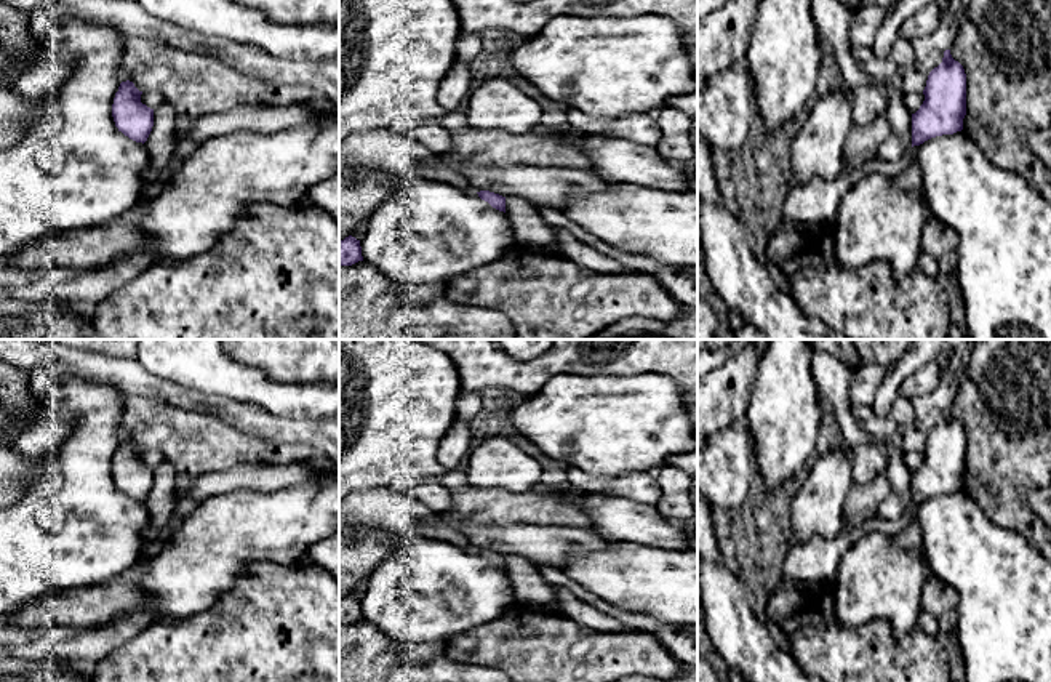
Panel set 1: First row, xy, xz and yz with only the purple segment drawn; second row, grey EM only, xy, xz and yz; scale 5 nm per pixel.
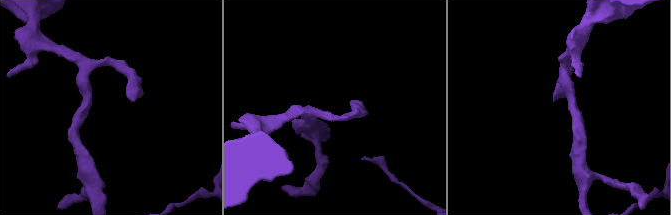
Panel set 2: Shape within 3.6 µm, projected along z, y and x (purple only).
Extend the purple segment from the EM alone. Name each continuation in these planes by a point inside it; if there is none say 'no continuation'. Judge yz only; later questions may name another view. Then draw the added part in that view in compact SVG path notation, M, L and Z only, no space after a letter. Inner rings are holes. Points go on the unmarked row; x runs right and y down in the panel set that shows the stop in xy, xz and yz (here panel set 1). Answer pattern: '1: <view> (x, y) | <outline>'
no continuation

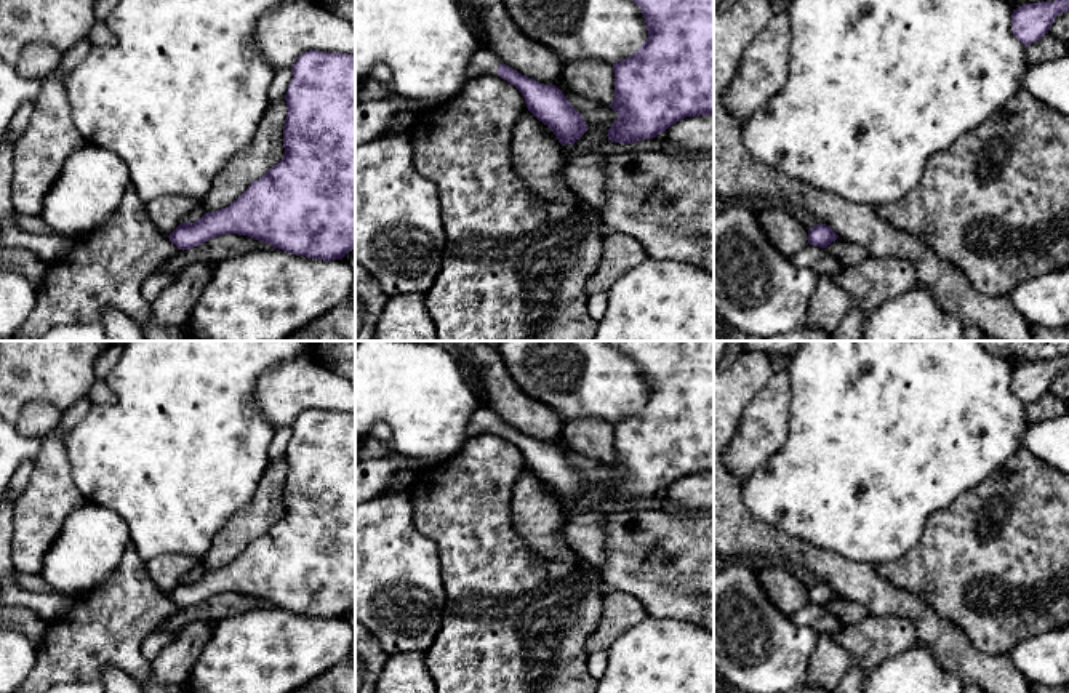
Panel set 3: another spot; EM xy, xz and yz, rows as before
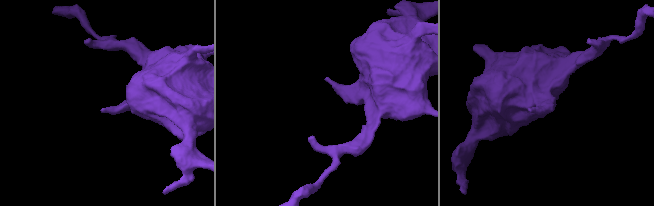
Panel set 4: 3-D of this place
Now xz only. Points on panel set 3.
1: xz (484, 420) | M480 407L470 418L466 431L467 440L483 434L491 432L498 434L498 426L502 423L502 419L490 408Z

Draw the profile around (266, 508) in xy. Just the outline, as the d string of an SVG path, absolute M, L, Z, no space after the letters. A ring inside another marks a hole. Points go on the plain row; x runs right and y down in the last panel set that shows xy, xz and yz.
M285 456L267 466L250 504L232 515L211 539L208 552L198 562L205 571L229 565L248 547L251 539L264 535L283 517L286 471Z

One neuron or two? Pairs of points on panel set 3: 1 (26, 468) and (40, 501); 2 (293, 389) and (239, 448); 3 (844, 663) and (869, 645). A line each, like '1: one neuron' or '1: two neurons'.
1: two neurons
2: two neurons
3: two neurons

